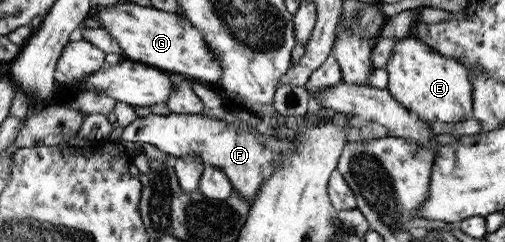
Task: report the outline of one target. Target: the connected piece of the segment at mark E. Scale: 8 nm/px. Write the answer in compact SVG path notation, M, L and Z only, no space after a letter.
M413 35L397 39L389 55L387 89L423 121L457 123L471 118L473 86L465 65L432 49Z

